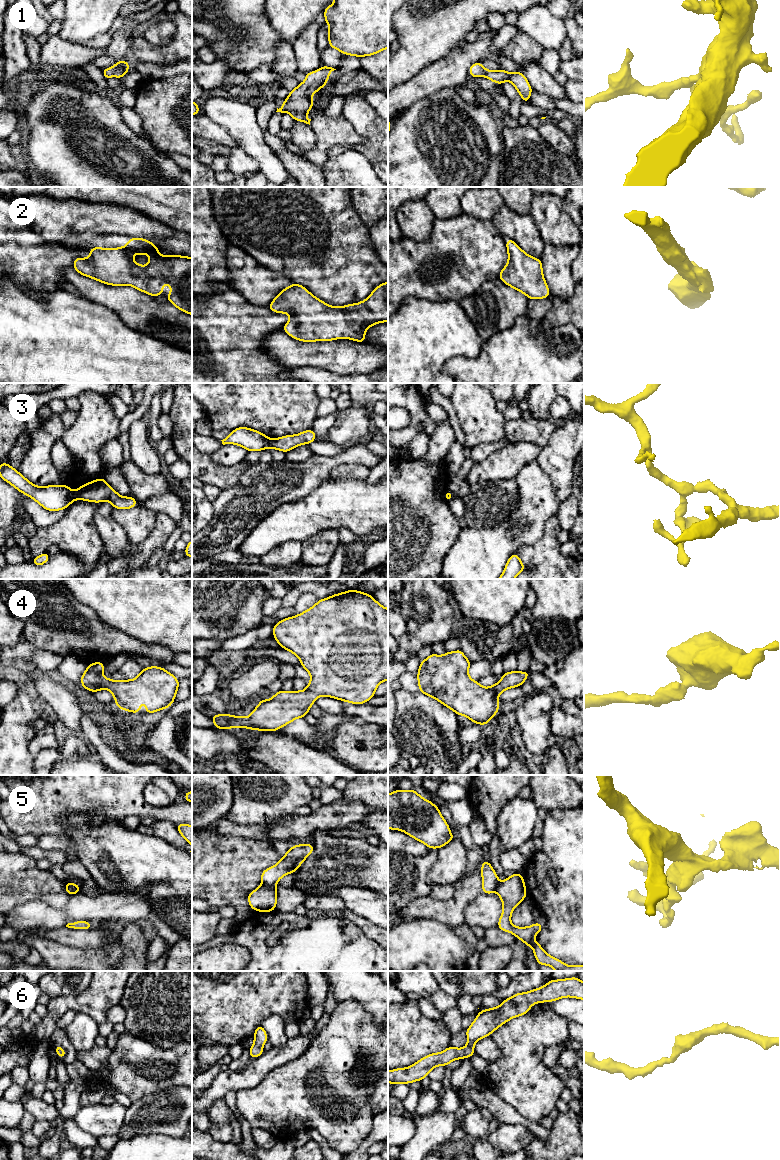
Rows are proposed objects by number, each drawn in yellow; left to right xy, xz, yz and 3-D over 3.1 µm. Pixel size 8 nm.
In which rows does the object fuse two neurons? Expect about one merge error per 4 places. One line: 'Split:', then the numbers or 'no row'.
Split: 3, 5

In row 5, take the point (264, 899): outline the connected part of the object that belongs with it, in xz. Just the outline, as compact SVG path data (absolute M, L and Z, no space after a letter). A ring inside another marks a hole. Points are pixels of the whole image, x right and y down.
M262 884L248 894L248 903L255 911L273 912L277 904L277 888Z

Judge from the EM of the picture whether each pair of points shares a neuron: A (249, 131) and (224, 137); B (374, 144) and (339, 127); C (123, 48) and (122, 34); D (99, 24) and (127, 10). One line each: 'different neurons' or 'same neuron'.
A: different neurons
B: different neurons
C: same neuron
D: different neurons

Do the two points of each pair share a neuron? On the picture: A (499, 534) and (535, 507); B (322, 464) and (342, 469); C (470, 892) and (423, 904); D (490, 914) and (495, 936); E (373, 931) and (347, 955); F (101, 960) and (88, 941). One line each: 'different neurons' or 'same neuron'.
A: same neuron
B: different neurons
C: same neuron
D: different neurons
E: different neurons
F: different neurons

